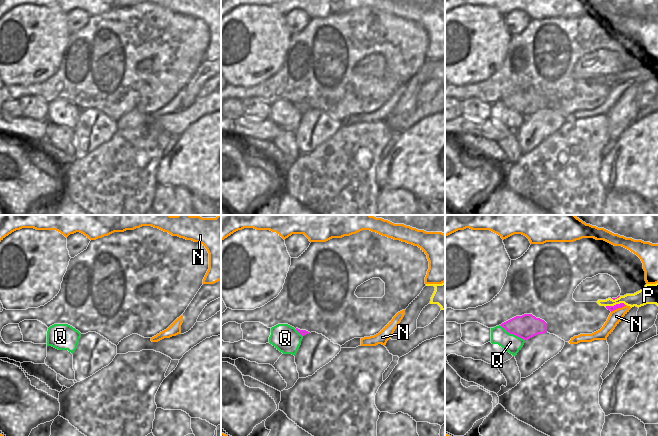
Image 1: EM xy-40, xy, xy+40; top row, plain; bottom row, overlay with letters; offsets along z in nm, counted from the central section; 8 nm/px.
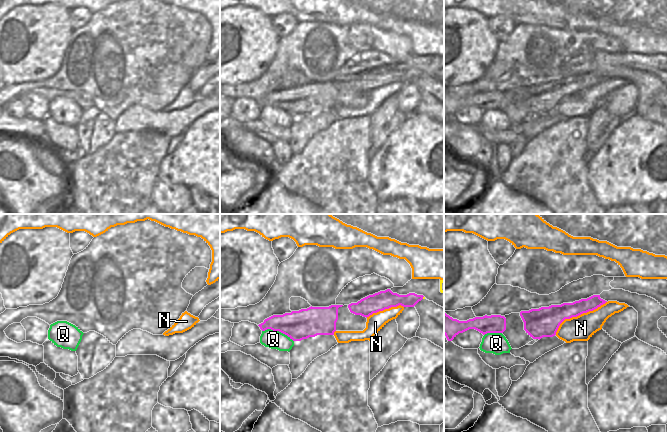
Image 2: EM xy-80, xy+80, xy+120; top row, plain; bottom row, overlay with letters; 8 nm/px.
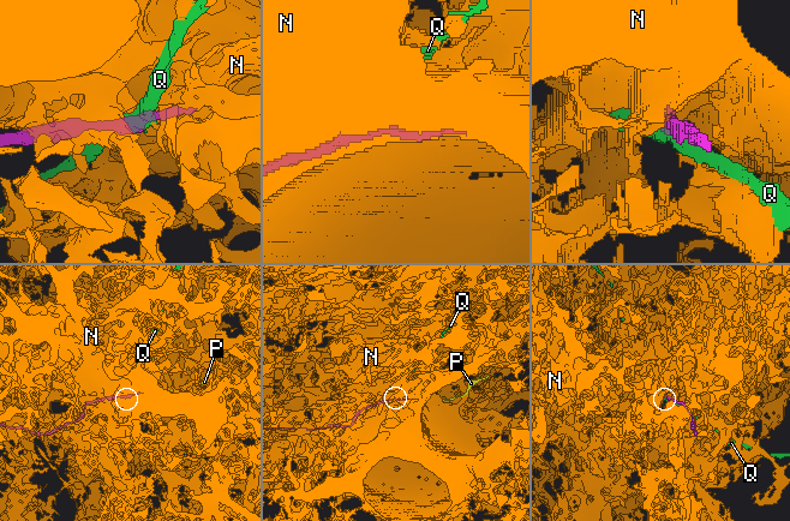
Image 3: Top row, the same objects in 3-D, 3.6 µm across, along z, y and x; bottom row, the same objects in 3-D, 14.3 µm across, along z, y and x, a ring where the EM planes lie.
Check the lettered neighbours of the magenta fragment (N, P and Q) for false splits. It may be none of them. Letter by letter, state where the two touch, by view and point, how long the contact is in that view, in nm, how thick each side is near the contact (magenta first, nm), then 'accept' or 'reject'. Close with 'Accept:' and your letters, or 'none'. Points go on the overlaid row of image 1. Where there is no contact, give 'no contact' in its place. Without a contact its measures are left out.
N: contact xy+40 (618, 307); length 140 nm; calibres 50 and 100 nm; reject
P: contact xy+40 (616, 304); length 170 nm; calibres 50 and 130 nm; accept
Q: contact xy+40 (512, 333); length 240 nm; calibres 190 and 140 nm; reject
Accept: P

